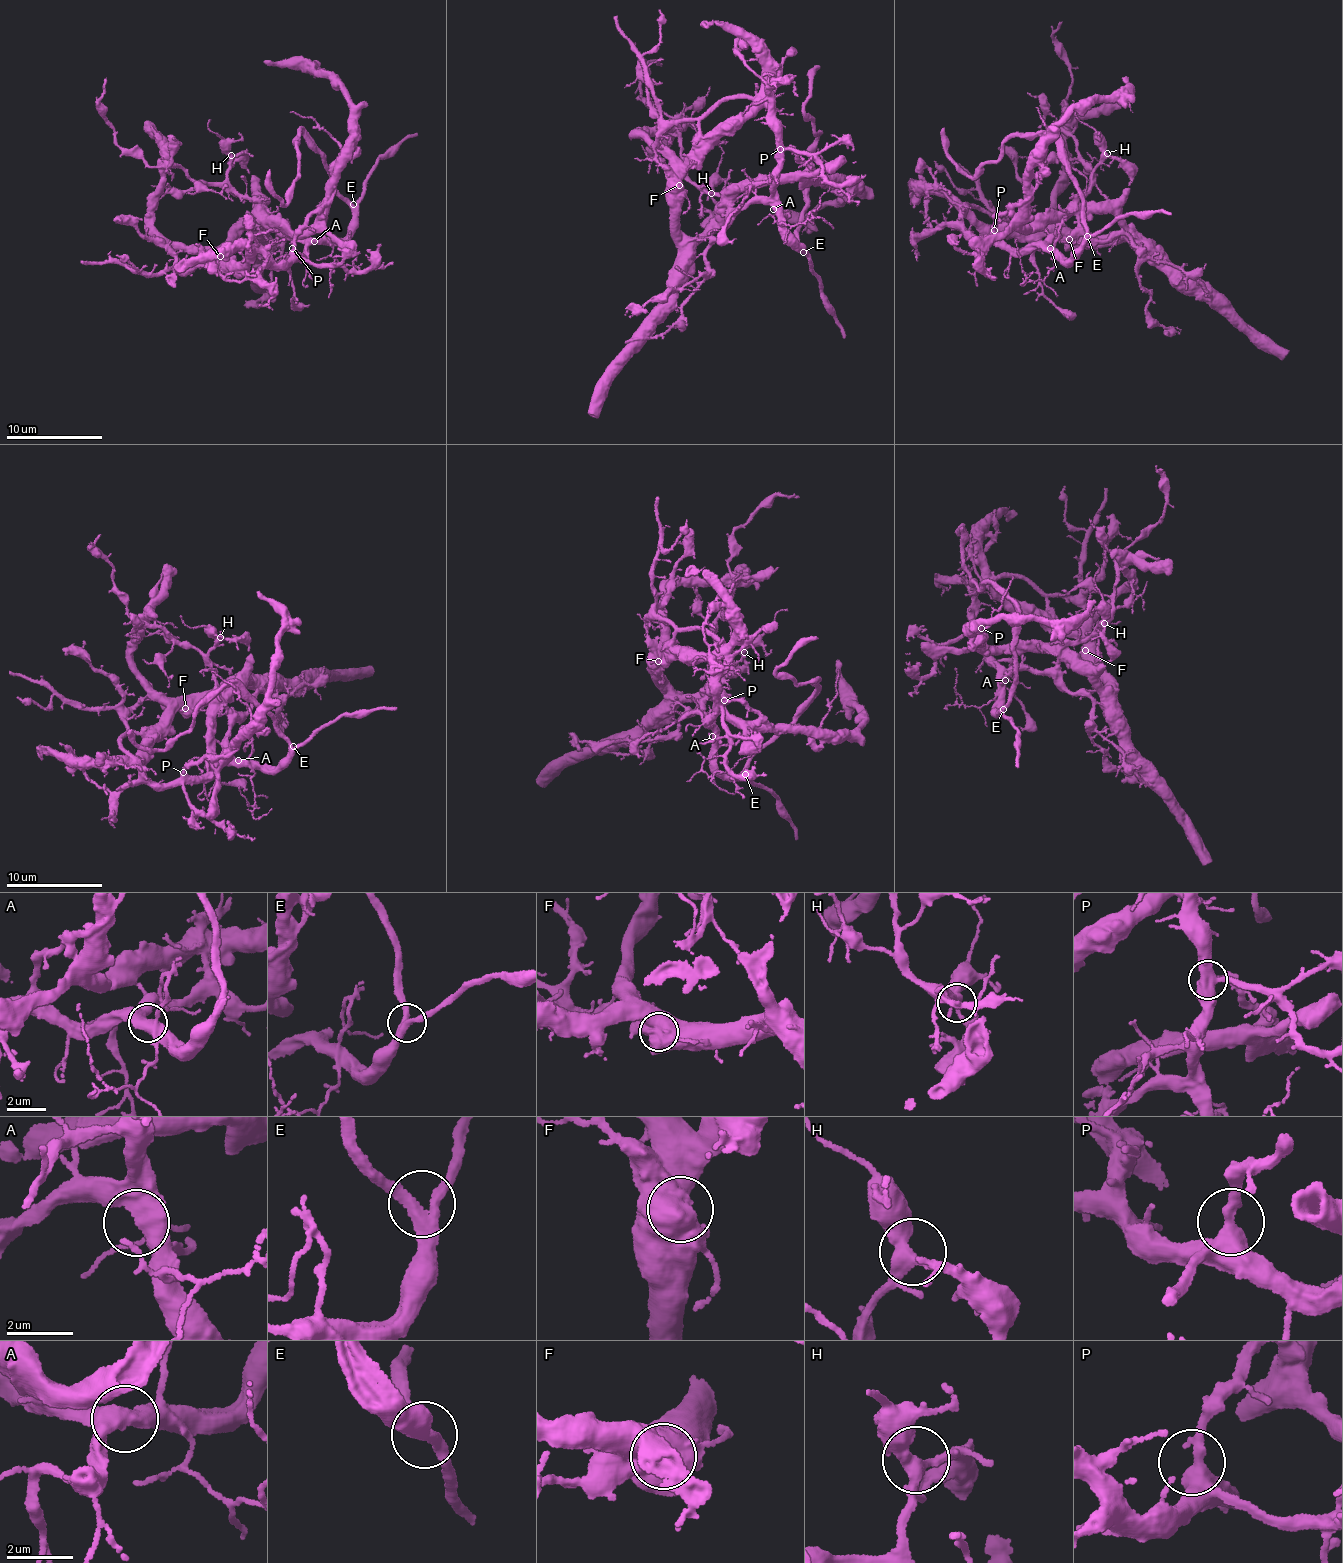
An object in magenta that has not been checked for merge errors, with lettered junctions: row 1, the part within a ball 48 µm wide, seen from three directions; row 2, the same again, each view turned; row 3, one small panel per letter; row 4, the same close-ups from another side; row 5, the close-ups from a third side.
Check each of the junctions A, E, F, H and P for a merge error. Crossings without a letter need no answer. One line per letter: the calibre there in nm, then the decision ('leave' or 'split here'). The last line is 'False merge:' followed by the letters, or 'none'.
A: 500 nm thick; leave
E: 360 nm thick; leave
F: 950 nm thick; split here
H: 360 nm thick; leave
P: 440 nm thick; leave
False merge: F

